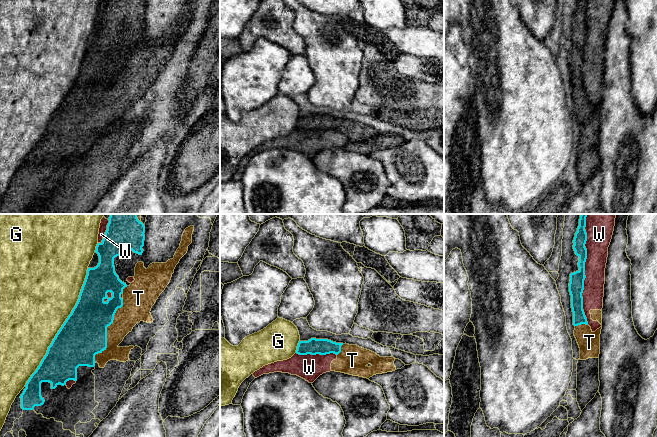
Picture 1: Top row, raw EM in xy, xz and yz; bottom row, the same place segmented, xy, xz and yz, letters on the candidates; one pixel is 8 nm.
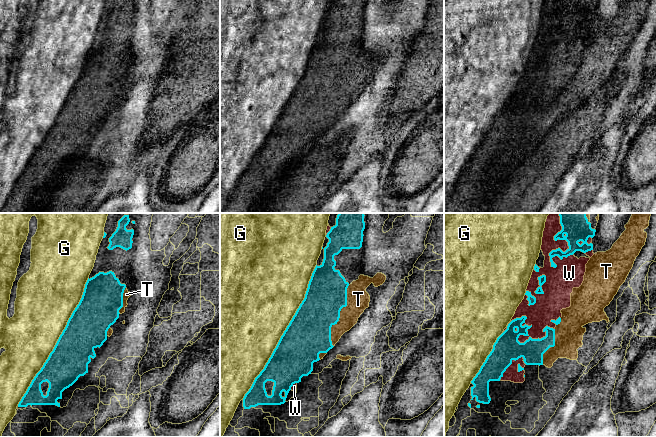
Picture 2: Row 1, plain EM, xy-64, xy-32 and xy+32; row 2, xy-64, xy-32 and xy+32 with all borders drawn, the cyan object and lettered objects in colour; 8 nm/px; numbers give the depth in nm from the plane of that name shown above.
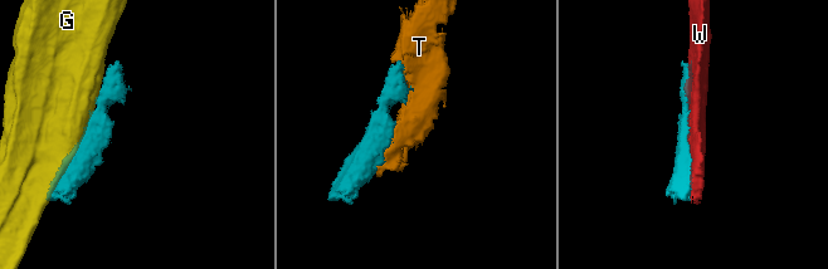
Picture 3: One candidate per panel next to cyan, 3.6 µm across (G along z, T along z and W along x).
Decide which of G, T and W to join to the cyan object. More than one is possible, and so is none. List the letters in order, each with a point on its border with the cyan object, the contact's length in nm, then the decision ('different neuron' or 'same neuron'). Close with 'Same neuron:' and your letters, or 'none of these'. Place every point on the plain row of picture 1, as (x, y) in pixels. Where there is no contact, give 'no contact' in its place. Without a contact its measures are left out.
G: xy (61, 103) | 1100 nm | different neuron
T: xy (106, 107) | 550 nm | same neuron
W: yz (584, 50) | 800 nm | different neuron
Same neuron: T

